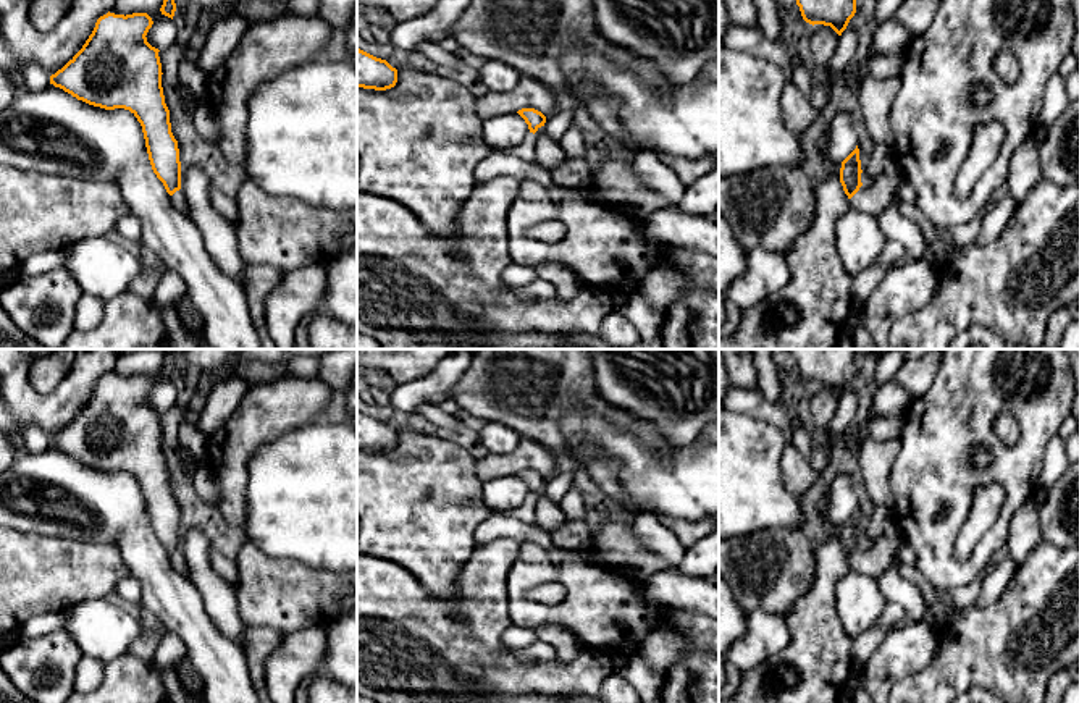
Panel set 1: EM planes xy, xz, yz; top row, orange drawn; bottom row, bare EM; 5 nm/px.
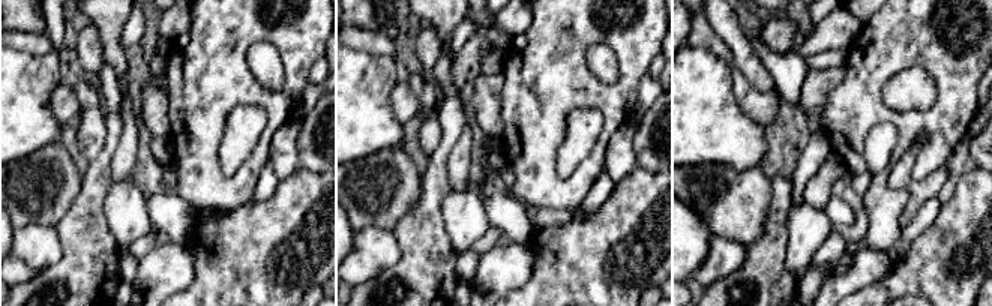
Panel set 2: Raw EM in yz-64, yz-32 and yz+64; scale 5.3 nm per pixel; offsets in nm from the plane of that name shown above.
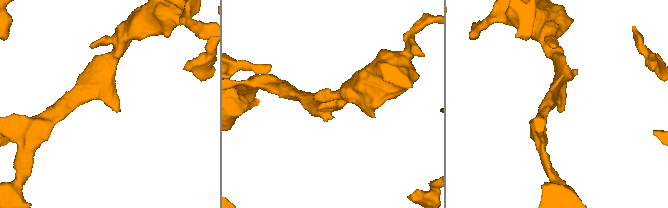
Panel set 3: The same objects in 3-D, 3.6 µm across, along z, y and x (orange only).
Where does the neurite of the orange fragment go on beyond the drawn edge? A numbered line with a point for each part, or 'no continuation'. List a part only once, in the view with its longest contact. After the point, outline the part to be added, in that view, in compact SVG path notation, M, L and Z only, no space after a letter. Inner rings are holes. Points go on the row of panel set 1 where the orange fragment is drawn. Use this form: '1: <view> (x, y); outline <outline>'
1: yz (874, 197); outline M890 162L885 170L869 184L861 186L850 199L853 208L879 218L896 199L896 191L905 179L901 168Z

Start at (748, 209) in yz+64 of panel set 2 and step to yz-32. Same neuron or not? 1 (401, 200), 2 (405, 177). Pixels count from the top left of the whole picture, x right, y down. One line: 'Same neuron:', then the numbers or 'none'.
Same neuron: 1, 2

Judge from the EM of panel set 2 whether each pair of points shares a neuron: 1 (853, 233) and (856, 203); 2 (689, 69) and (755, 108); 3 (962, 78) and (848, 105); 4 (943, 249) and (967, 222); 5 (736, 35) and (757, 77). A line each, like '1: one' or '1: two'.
1: one
2: two
3: one
4: one
5: one

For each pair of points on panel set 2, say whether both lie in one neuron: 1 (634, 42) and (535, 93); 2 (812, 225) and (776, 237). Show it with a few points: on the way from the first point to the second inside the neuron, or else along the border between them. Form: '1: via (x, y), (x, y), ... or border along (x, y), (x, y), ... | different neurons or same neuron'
1: via (608, 35), (590, 35), (557, 68) | same neuron
2: border along (791, 206), (787, 215), (787, 269) | different neurons

